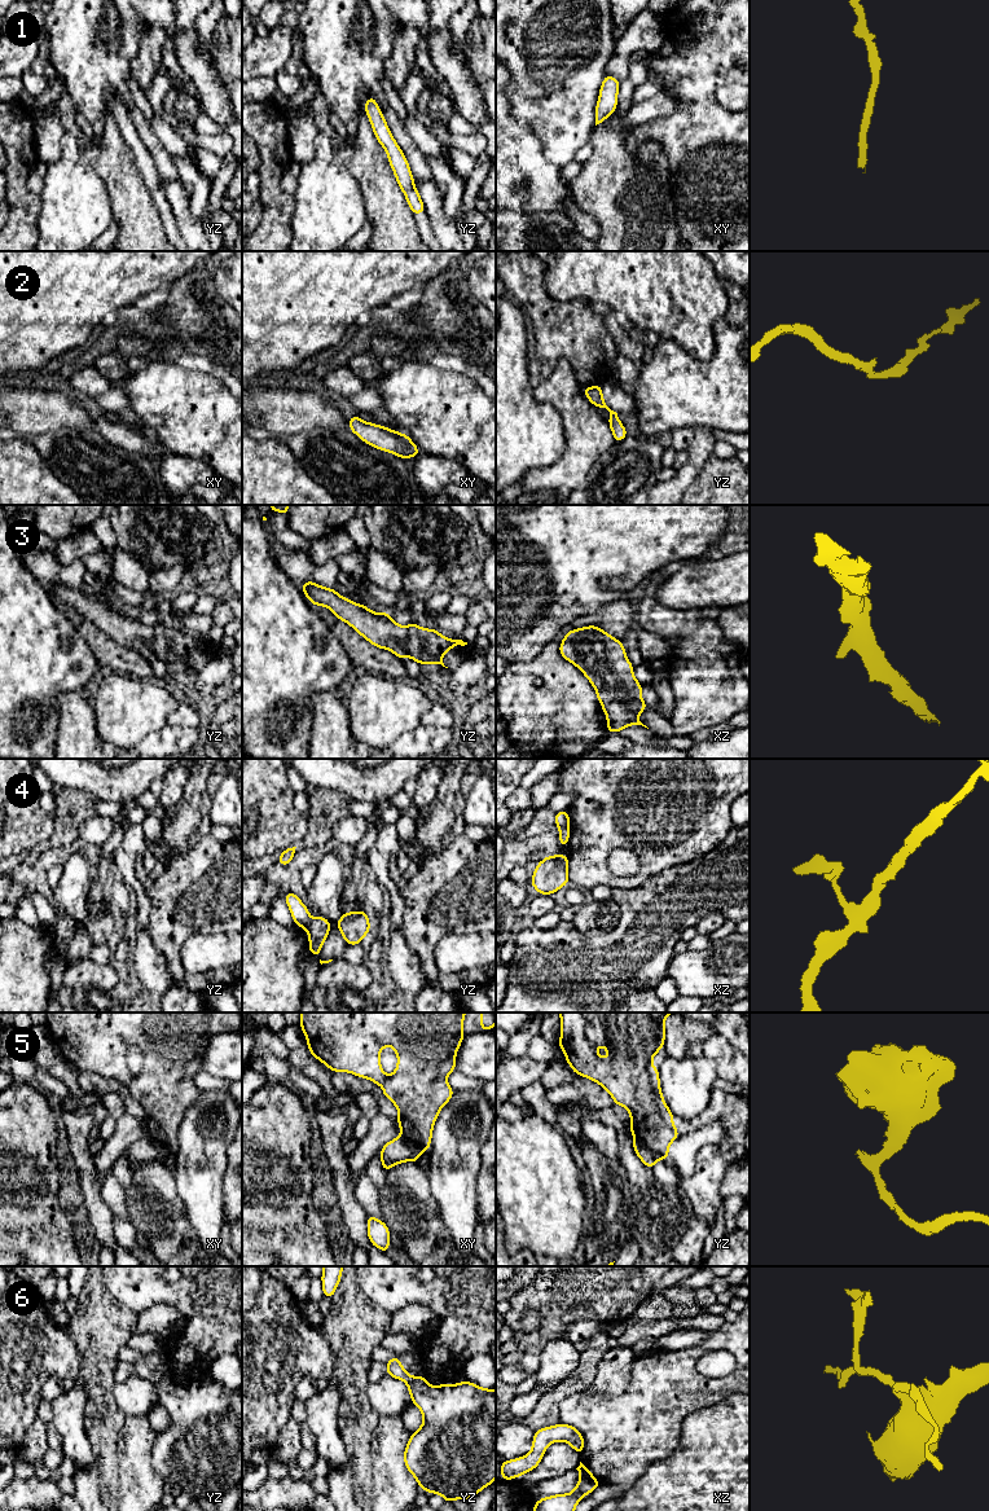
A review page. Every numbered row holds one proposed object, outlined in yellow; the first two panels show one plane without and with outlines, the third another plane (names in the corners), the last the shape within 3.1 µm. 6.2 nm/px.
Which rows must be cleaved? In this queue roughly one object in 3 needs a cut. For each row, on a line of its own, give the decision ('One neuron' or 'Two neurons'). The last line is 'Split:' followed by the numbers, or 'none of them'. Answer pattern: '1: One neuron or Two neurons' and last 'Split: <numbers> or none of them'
1: One neuron
2: One neuron
3: One neuron
4: Two neurons
5: Two neurons
6: One neuron
Split: 4, 5

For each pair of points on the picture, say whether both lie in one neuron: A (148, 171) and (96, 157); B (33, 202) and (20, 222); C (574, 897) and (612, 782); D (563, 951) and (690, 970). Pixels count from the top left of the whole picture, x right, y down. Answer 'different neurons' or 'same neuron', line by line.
A: different neurons
B: same neuron
C: different neurons
D: different neurons

